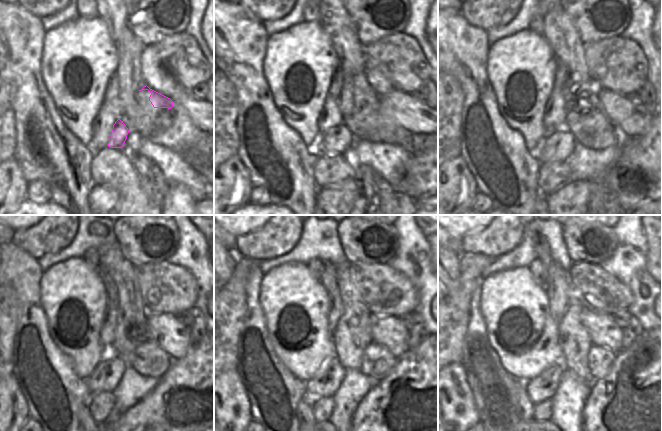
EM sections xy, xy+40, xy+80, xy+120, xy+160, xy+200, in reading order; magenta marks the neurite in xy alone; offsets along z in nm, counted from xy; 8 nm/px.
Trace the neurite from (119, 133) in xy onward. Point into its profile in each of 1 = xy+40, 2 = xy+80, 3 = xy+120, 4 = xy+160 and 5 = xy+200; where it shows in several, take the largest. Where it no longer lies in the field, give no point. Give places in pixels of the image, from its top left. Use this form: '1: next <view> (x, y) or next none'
1: next xy+40 (337, 141)
2: next xy+80 (558, 144)
3: next xy+120 (106, 376)
4: next xy+160 (330, 375)
5: next xy+200 (543, 387)

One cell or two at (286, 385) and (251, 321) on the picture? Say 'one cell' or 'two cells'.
one cell

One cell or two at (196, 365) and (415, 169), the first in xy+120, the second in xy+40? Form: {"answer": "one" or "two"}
{"answer": "one"}

